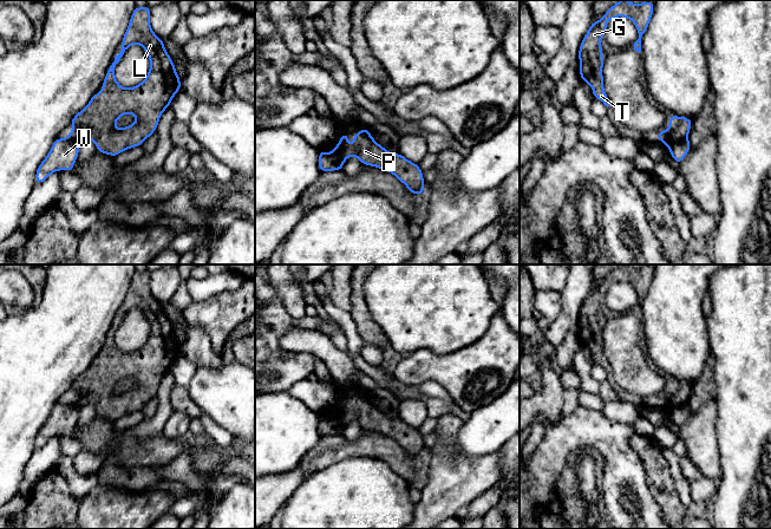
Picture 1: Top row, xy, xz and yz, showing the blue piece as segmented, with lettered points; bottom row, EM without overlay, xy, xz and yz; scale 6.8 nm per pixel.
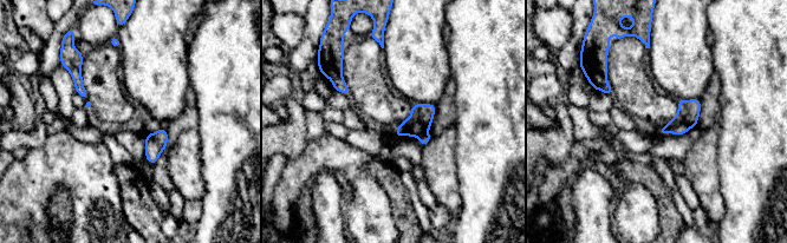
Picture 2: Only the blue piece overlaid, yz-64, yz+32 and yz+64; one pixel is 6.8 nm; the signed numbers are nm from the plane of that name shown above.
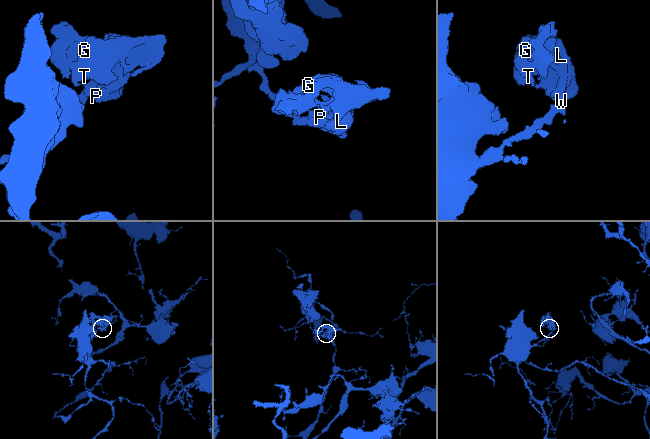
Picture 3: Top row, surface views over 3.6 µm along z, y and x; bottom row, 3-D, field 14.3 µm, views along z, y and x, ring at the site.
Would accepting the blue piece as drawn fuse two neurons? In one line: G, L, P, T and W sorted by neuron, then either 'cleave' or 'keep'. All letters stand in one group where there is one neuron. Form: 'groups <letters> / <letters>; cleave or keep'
groups G L P T / W; cleave

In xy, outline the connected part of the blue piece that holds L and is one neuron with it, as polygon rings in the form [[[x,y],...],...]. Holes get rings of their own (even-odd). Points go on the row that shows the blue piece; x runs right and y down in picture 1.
[[[148,5],[135,7],[122,40],[122,50],[109,66],[102,92],[94,93],[90,103],[72,118],[72,133],[66,136],[67,141],[77,143],[92,139],[97,151],[112,157],[141,146],[156,131],[163,111],[181,90],[181,79],[174,61],[163,40],[151,30]],[[133,44],[139,44],[145,50],[150,70],[141,84],[125,89],[117,83],[115,68]],[[126,113],[133,113],[136,122],[117,130],[117,119]]]

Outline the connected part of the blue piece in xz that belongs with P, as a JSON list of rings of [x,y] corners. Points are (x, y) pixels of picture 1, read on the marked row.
[[[367,128],[354,135],[352,146],[347,148],[348,133],[341,135],[332,155],[346,161],[351,155],[355,156],[364,165],[377,166],[393,174],[409,191],[414,195],[424,195],[423,171],[418,164],[410,162],[400,154],[391,154],[379,145]]]

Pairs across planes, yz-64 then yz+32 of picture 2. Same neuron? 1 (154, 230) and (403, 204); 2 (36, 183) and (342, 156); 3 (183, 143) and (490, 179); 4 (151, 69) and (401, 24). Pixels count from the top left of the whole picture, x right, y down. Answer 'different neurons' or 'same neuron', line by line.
1: same neuron
2: same neuron
3: different neurons
4: same neuron

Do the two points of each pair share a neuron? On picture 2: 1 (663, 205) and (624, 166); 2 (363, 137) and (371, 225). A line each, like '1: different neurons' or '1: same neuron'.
1: same neuron
2: different neurons

